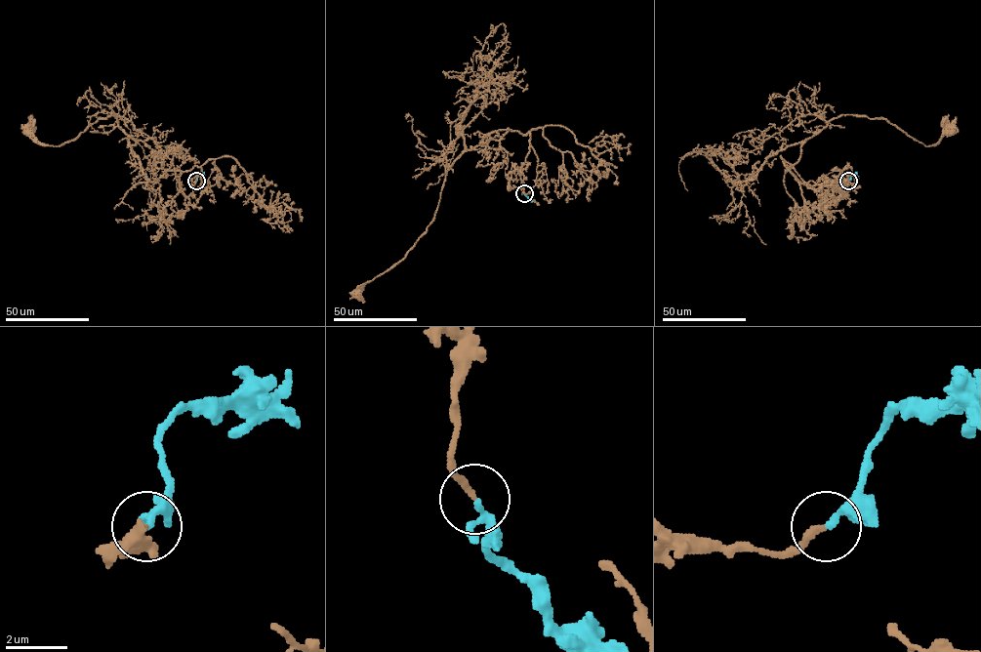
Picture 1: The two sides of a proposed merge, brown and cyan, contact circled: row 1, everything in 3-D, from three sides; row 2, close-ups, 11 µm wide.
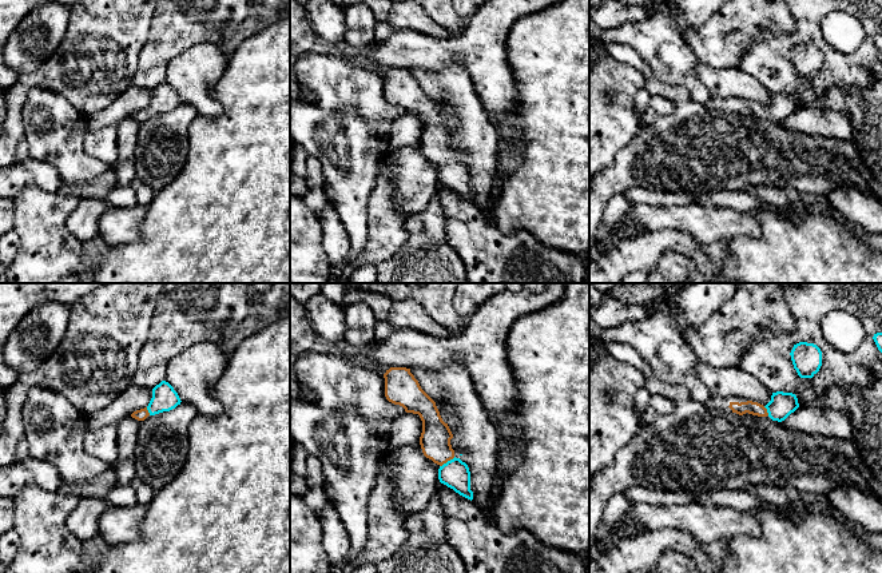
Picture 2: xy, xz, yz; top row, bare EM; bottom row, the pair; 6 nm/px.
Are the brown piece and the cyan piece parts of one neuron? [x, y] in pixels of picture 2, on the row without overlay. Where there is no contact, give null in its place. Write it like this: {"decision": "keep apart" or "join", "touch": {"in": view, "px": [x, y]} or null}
{"decision": "join", "touch": {"in": "xz", "px": [447, 162]}}

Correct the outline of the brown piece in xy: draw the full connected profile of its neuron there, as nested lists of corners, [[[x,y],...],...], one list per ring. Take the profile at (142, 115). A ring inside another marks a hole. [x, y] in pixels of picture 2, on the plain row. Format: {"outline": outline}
{"outline": [[[162,81],[152,89],[152,99],[148,107],[134,112],[131,118],[138,122],[144,122],[148,116],[175,110],[180,103],[182,102],[174,88],[168,83]]]}

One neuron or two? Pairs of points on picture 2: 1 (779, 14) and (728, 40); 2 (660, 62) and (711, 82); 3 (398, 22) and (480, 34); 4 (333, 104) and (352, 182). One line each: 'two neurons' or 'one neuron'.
1: one neuron
2: two neurons
3: two neurons
4: one neuron

